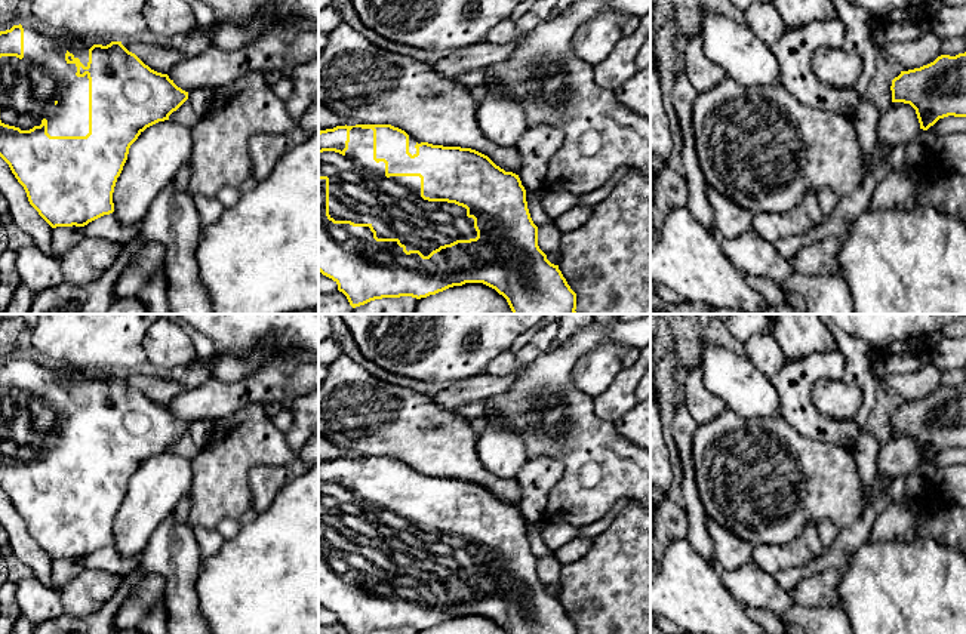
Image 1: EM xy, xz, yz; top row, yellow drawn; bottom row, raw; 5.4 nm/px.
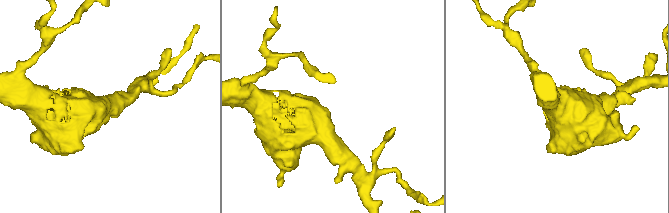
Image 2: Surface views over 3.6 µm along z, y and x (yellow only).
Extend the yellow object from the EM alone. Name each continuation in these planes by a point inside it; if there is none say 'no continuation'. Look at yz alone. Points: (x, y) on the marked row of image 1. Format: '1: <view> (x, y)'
no continuation

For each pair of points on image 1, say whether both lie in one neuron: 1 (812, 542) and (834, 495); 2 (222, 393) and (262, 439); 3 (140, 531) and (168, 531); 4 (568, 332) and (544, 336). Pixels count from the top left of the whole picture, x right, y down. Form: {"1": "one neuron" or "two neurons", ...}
{"1": "two neurons", "2": "two neurons", "3": "two neurons", "4": "two neurons"}

